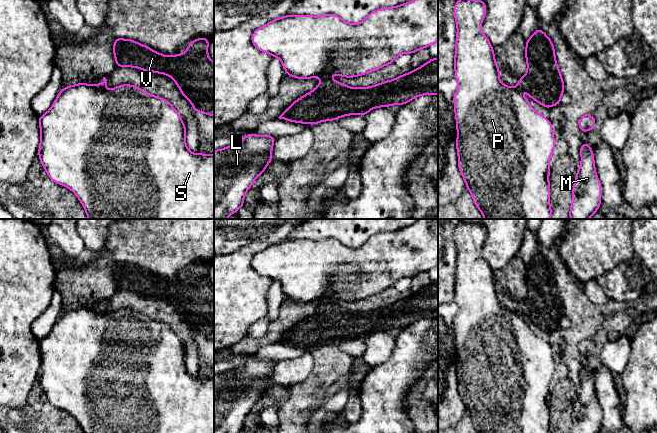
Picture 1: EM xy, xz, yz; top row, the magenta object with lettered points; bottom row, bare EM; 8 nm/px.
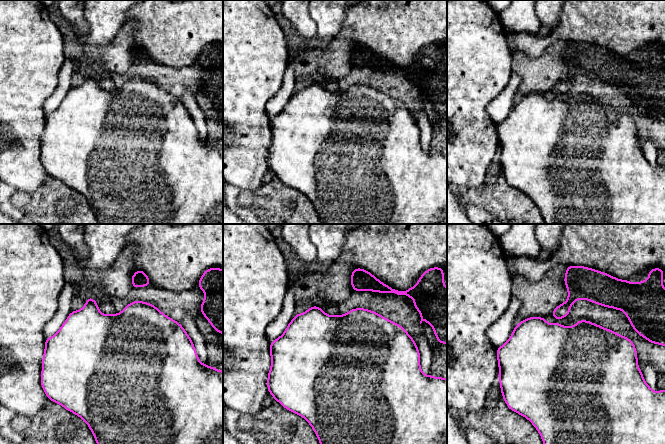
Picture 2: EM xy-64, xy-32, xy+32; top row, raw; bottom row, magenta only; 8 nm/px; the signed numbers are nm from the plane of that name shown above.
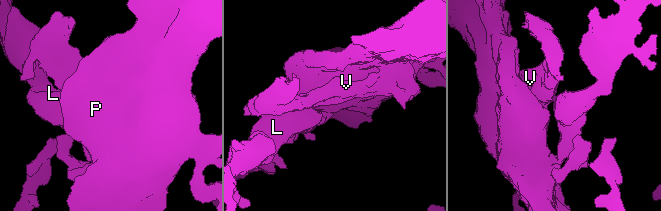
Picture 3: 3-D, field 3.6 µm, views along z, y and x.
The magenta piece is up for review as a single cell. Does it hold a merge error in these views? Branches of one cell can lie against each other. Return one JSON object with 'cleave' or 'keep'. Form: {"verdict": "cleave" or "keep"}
{"verdict": "cleave"}

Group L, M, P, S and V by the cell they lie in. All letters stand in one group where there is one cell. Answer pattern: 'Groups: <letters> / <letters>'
Groups: L M P S / V

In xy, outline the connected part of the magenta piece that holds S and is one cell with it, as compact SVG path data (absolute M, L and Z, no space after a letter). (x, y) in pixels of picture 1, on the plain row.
M77 307L64 311L59 316L51 332L39 340L40 369L38 380L49 402L70 413L79 423L84 433L214 433L214 378L192 377L185 366L186 350L172 328L149 318L134 309L123 308L113 313L97 312L87 307Z

